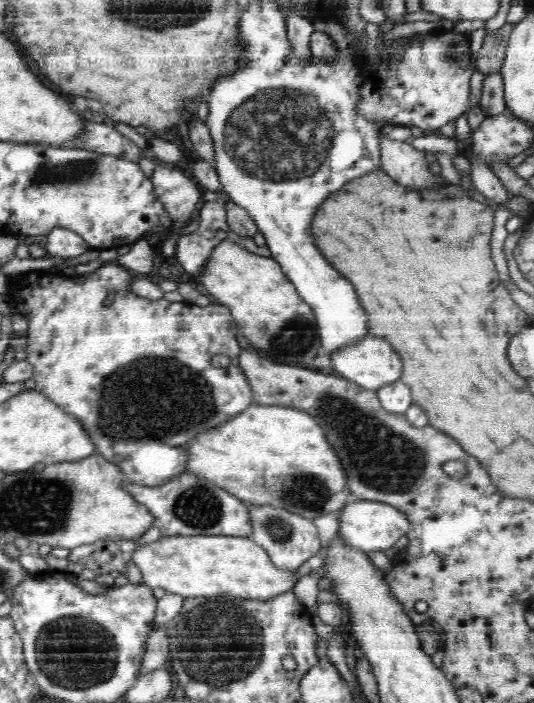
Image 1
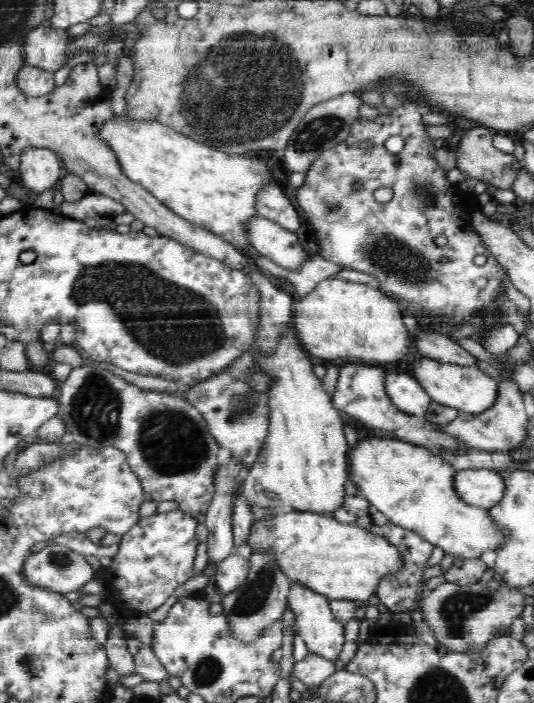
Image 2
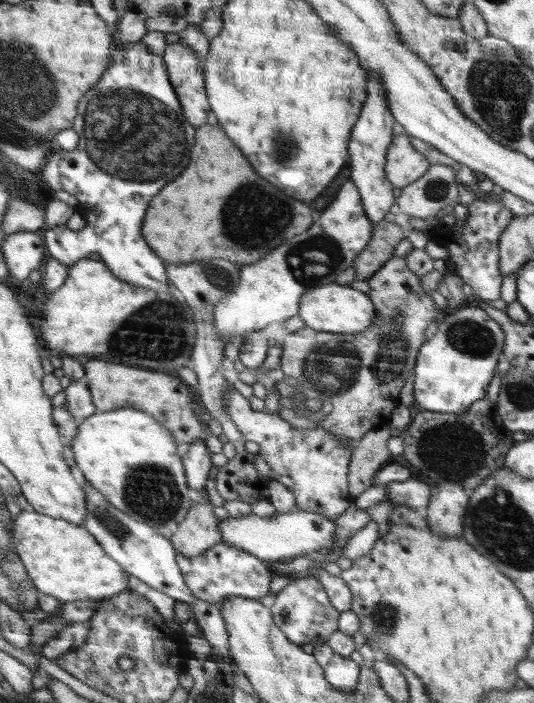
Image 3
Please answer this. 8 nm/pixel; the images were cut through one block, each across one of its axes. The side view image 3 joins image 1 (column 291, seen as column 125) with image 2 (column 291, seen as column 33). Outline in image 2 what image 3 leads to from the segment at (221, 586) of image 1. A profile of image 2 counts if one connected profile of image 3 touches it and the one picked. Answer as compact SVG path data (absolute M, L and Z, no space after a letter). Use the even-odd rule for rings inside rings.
M295 510L289 514L279 514L272 520L255 523L251 533L251 542L248 544L254 548L275 548L276 557L285 573L288 573L290 582L300 581L314 588L320 594L328 596L331 600L352 600L357 603L367 602L370 596L376 594L380 584L384 580L396 576L404 570L407 560L398 546L355 522L342 522L335 520L321 512Z

